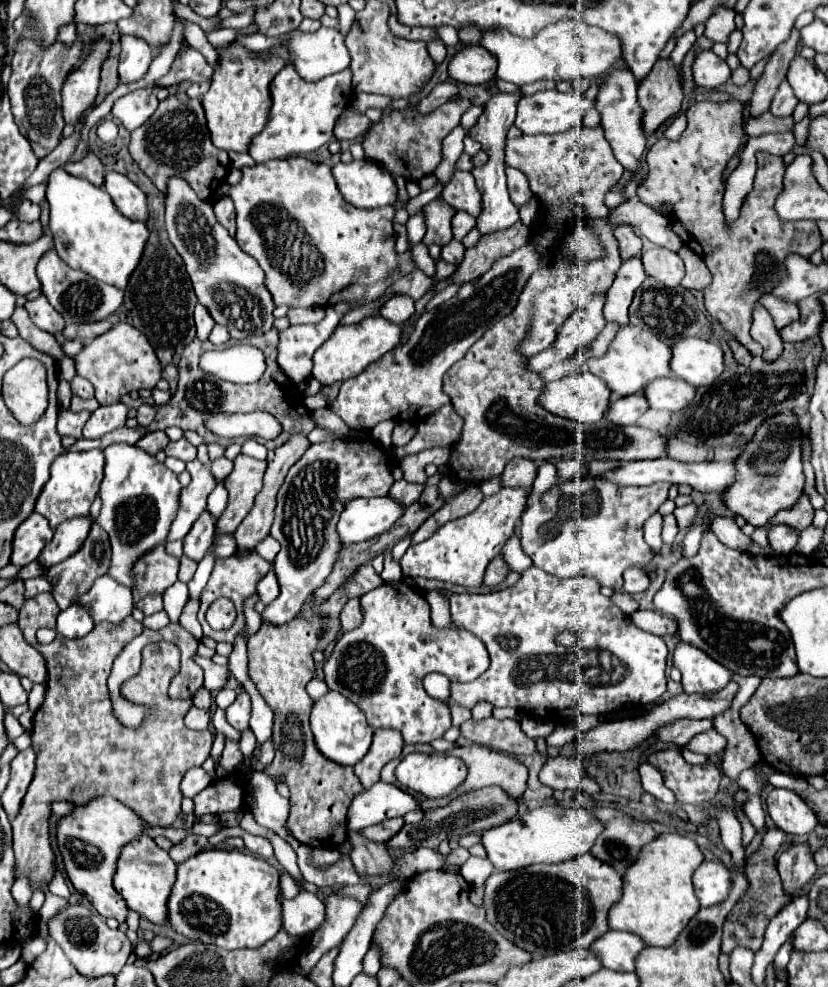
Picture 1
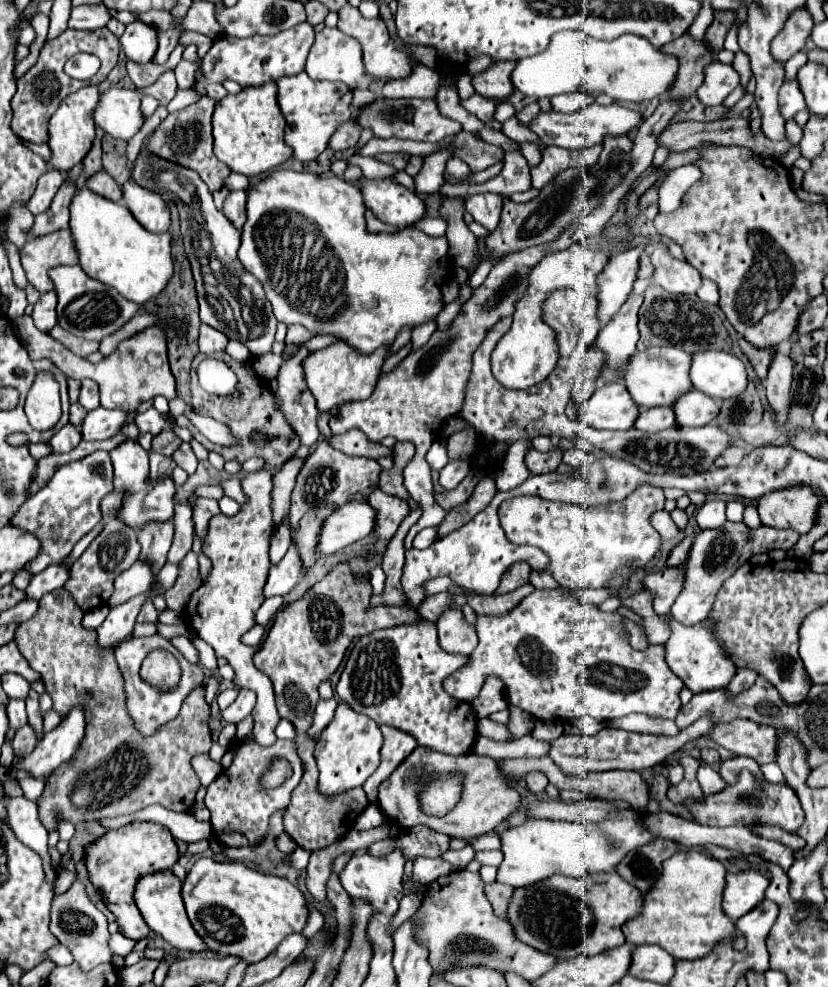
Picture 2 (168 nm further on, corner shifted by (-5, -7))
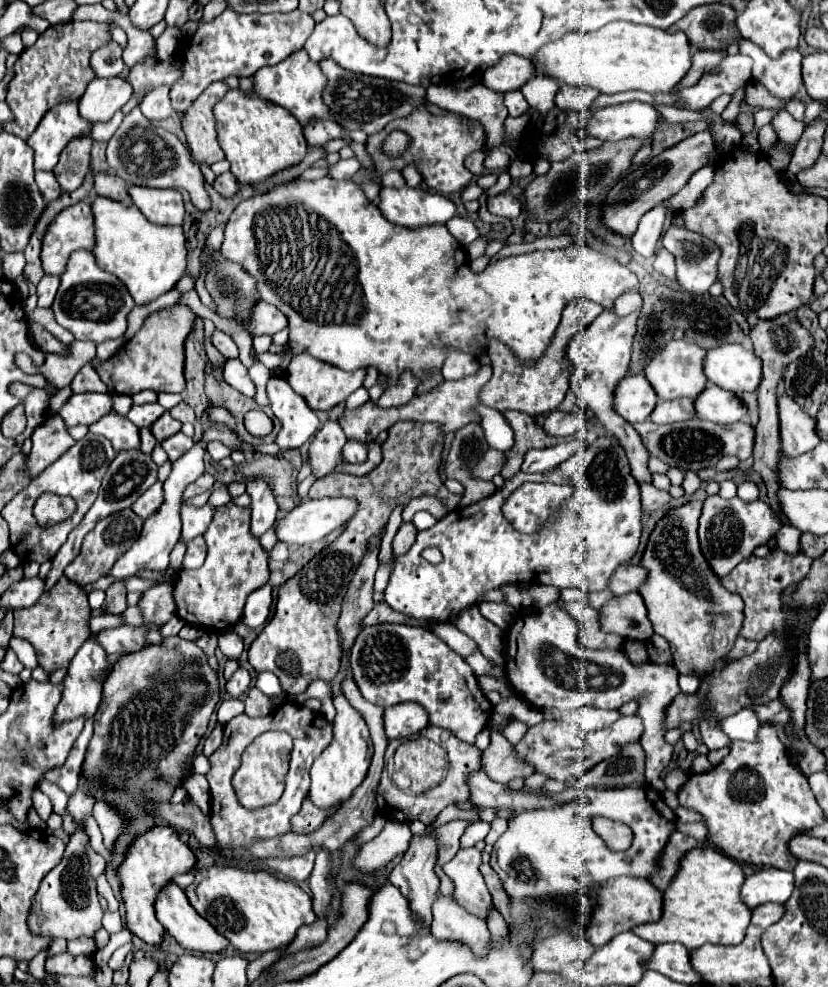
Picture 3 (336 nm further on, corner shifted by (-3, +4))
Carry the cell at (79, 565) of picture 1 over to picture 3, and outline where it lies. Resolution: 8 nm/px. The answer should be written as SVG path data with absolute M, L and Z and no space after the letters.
M121 510L121 512L115 512L107 518L103 518L83 540L83 546L81 546L81 552L79 556L65 568L65 576L75 582L75 584L89 584L89 582L95 582L99 580L101 576L107 574L107 570L115 564L115 560L119 556L123 556L139 538L141 534L141 526L143 526L143 520L131 510Z

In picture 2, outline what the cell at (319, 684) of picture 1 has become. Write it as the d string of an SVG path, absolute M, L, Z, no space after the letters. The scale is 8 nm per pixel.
M321 699L319 705L317 705L317 711L315 711L315 723L311 727L311 737L317 737L321 729L325 729L325 725L333 719L333 711L337 707L337 699Z

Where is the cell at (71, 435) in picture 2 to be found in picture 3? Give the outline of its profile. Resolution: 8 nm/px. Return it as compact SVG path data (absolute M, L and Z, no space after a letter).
M55 416L53 420L45 420L43 424L39 424L31 440L33 440L33 448L25 456L25 474L29 478L35 478L37 474L41 474L41 470L53 464L75 442L69 436L61 416Z

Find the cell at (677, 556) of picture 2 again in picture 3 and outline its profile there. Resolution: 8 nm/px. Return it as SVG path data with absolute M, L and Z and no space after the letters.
M691 500L667 510L655 524L641 556L641 566L647 570L647 578L639 588L649 610L653 630L671 646L673 666L681 674L695 676L709 672L715 666L715 660L729 654L743 626L741 596L729 592L721 584L721 578L711 570L709 562L701 554L697 538L701 506L701 500Z

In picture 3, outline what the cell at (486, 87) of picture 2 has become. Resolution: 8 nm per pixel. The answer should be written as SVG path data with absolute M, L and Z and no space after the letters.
M505 56L501 64L495 64L483 72L483 84L505 94L511 90L521 90L521 86L533 76L537 76L537 70L531 60L525 60L521 56Z

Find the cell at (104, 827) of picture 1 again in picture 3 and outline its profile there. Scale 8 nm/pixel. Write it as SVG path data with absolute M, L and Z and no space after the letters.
M155 826L129 848L125 862L119 866L119 878L123 882L123 902L127 910L127 926L133 934L137 934L147 944L161 944L165 936L165 928L155 916L155 900L159 892L173 882L173 876L189 874L195 870L197 858L193 850L179 840L179 834L171 826Z

